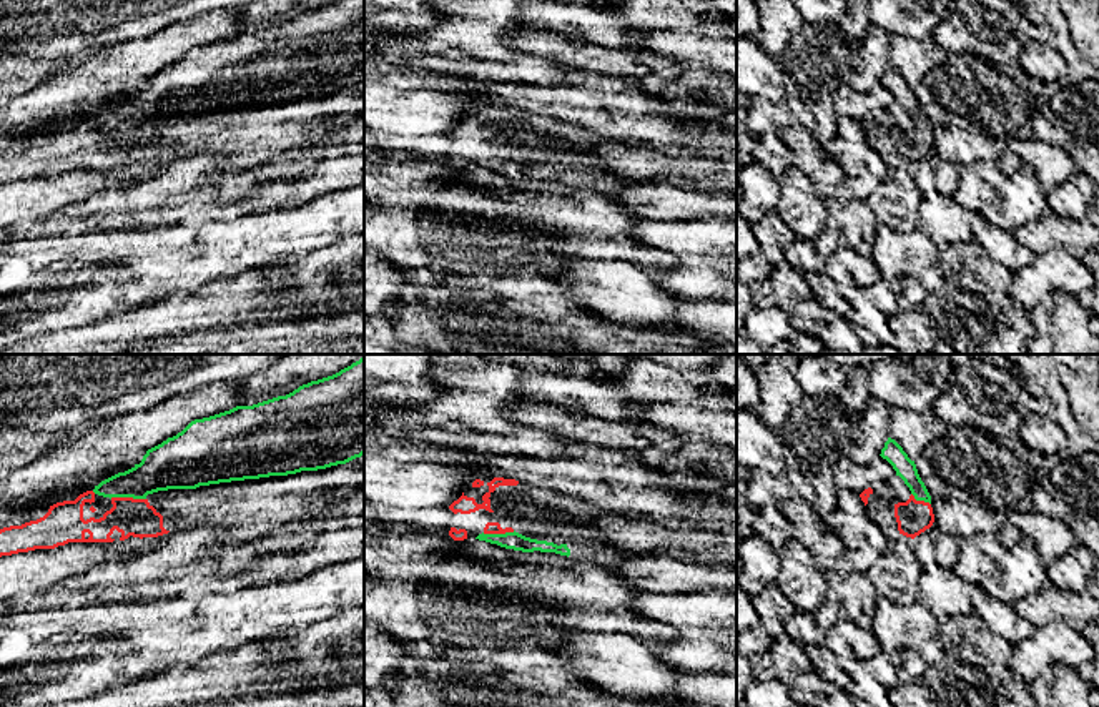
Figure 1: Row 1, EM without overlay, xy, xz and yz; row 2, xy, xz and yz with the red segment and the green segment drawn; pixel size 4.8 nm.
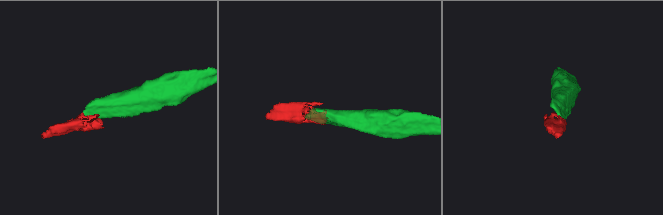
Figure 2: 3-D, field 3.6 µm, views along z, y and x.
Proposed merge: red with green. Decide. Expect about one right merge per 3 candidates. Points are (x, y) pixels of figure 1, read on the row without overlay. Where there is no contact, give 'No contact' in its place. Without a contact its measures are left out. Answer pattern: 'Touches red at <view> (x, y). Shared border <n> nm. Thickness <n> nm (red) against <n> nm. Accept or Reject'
Touches red at xy (128, 125). Shared border 180 nm. Thickness 180 nm (red) against 220 nm. Accept

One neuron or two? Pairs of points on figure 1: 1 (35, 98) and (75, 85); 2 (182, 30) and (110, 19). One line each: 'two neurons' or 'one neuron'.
1: one neuron
2: two neurons

